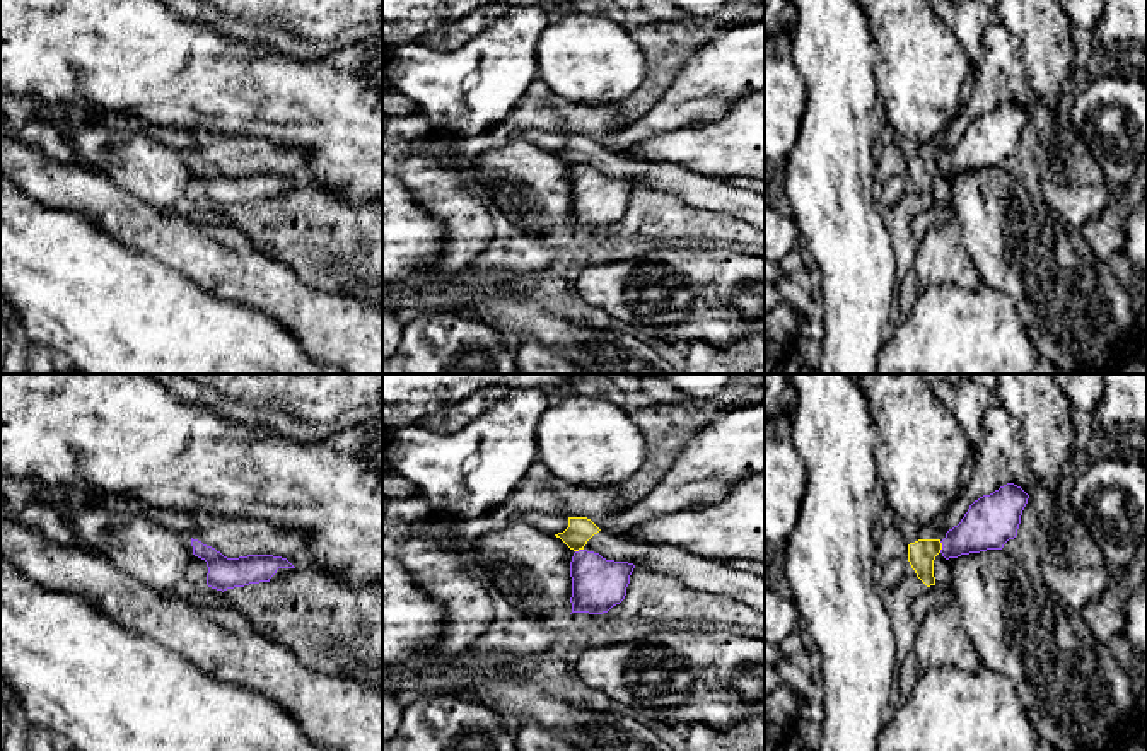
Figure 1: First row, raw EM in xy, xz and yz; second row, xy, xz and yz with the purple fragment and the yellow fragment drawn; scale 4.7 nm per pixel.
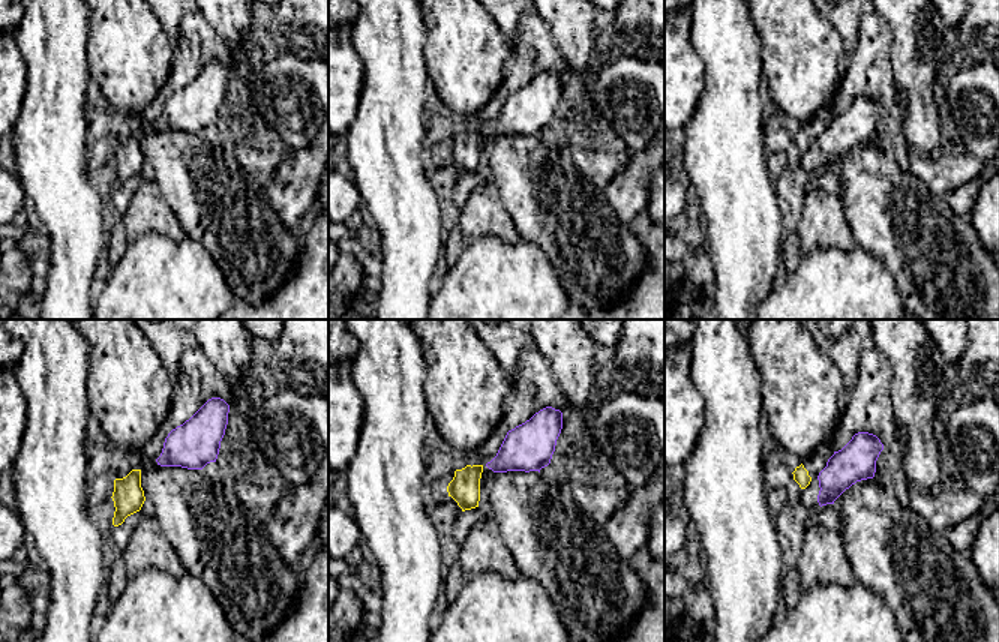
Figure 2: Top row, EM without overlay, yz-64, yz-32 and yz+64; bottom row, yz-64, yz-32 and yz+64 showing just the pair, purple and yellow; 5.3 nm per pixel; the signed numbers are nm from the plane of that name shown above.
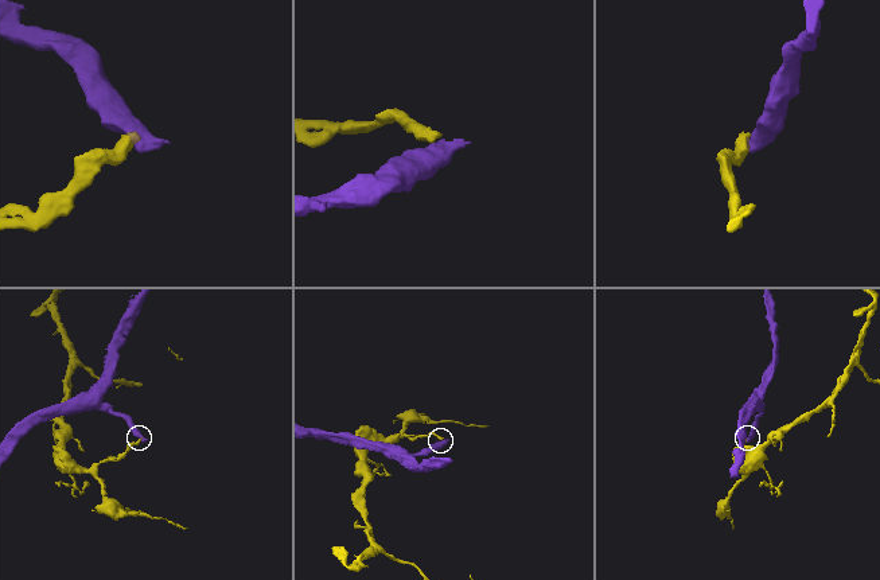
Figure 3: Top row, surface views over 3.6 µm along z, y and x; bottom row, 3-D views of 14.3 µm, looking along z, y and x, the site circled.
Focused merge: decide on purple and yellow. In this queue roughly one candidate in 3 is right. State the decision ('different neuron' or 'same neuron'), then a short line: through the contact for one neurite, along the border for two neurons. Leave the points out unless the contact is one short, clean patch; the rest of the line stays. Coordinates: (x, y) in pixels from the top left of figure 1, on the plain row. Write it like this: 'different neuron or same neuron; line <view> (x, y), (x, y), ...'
different neuron; line yz (939, 159), (941, 169)

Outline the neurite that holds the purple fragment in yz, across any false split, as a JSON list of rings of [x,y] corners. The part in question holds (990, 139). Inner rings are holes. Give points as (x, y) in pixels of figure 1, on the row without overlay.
[[[1007,101],[990,113],[975,118],[961,140],[946,150],[942,167],[934,178],[935,201],[947,203],[949,176],[1002,167],[1017,154],[1022,128],[1029,113],[1017,102]]]

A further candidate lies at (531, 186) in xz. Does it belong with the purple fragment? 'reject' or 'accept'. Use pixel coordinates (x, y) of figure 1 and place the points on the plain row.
reject

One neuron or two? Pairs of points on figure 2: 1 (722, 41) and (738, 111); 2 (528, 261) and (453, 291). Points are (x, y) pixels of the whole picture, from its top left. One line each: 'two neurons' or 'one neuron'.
1: one neuron
2: one neuron

